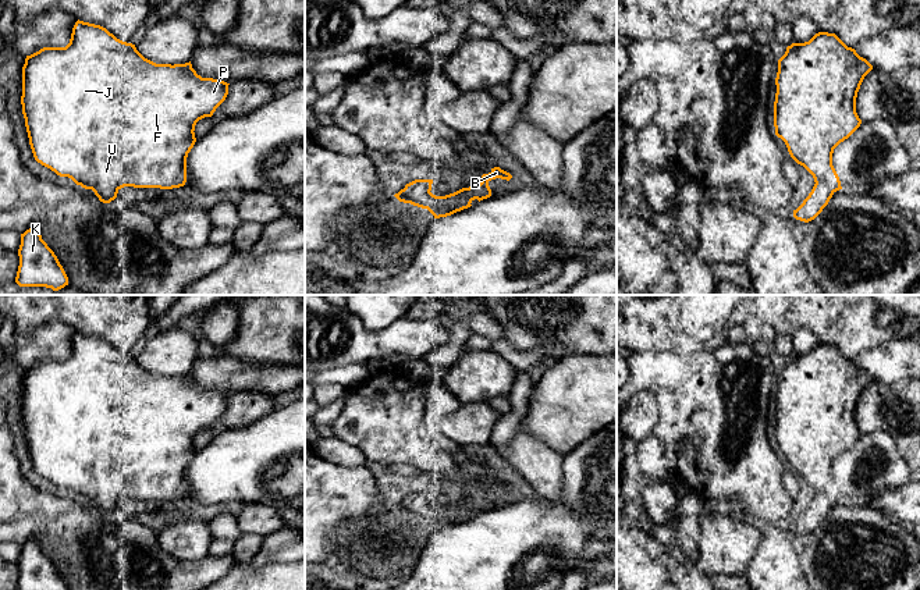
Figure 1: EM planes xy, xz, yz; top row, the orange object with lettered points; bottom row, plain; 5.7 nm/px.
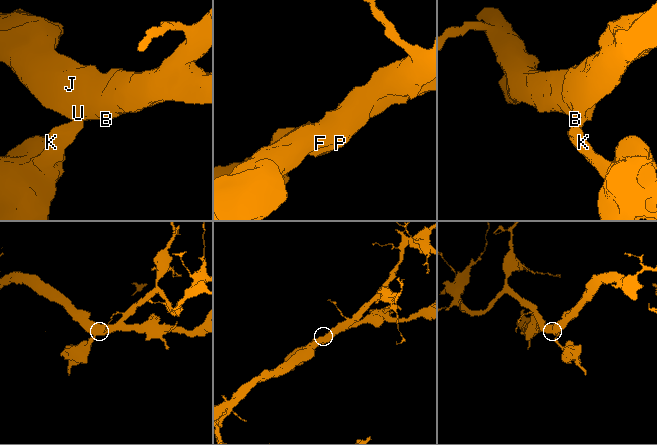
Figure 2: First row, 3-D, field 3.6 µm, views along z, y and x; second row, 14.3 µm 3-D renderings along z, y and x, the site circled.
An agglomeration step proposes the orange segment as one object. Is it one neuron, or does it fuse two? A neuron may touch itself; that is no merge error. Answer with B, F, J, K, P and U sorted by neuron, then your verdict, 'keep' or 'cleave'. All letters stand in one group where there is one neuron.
groups B F J K P U; keep

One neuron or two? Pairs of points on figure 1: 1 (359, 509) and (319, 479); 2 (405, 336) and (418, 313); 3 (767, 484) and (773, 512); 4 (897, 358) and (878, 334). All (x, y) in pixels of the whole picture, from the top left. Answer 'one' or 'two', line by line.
1: one
2: two
3: one
4: two

